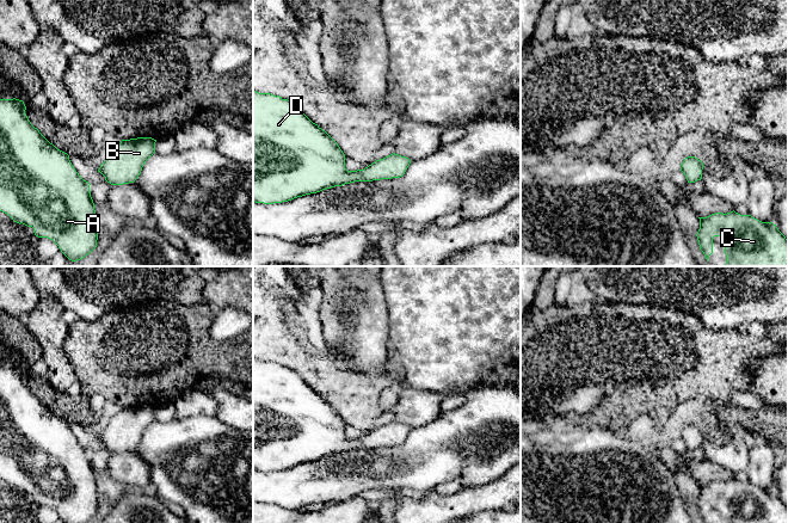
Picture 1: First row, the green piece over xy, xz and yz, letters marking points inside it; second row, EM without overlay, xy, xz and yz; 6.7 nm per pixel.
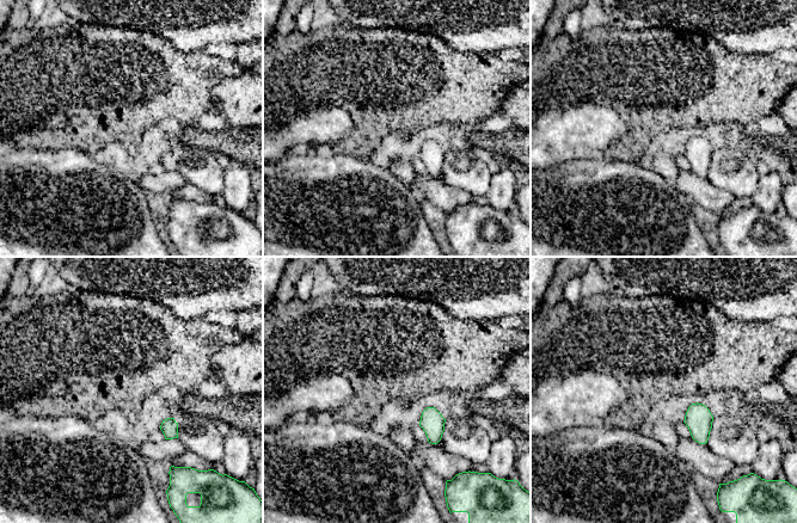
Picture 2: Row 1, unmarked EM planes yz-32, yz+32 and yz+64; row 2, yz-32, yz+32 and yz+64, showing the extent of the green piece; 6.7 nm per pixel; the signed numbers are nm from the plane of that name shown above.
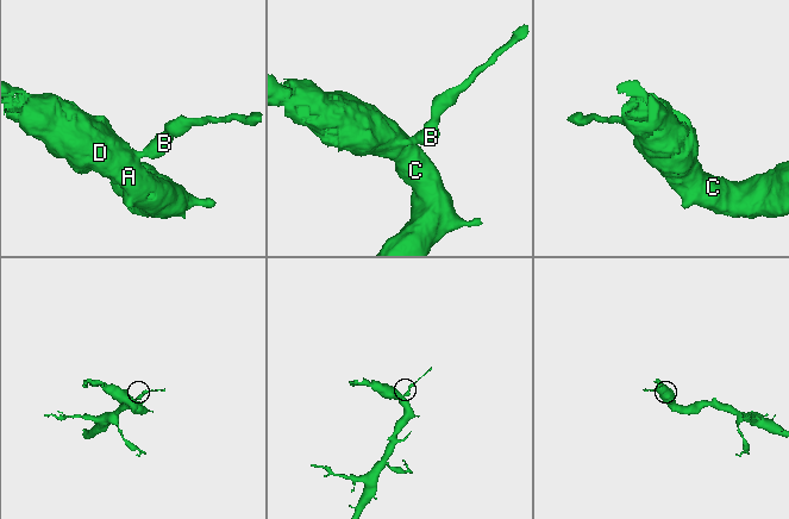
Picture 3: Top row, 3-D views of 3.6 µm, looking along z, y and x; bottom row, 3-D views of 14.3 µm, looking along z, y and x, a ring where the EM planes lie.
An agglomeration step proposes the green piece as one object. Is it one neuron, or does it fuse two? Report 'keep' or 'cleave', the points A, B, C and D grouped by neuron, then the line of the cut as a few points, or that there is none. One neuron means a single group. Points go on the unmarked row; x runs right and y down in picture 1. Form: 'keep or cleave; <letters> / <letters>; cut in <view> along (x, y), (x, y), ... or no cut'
keep; A B C D; no cut

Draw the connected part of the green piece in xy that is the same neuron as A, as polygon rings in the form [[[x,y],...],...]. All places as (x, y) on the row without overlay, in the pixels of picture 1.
[[[0,367],[0,479],[33,496],[38,505],[53,507],[64,523],[87,523],[97,515],[98,493],[90,450],[75,438],[69,423],[50,411],[25,381],[19,367]]]

